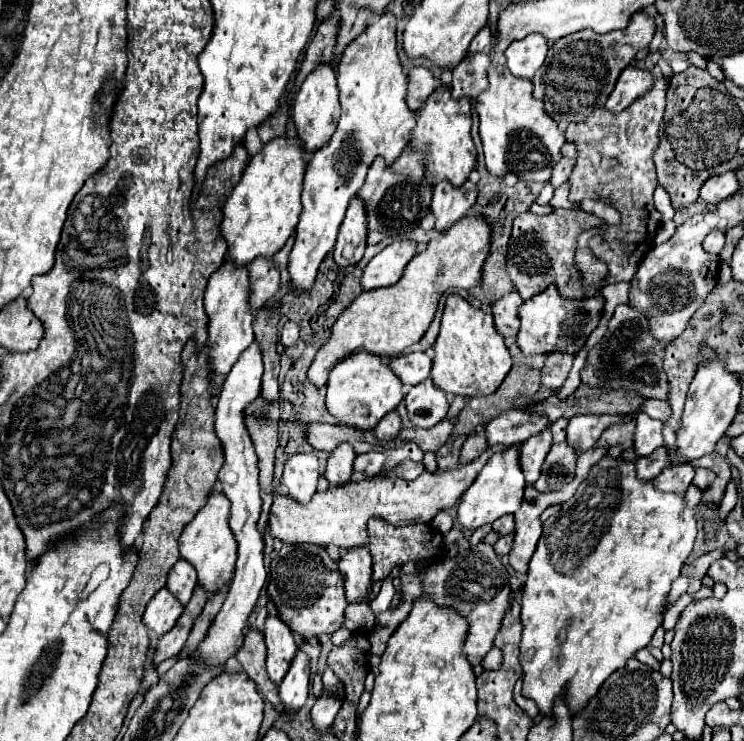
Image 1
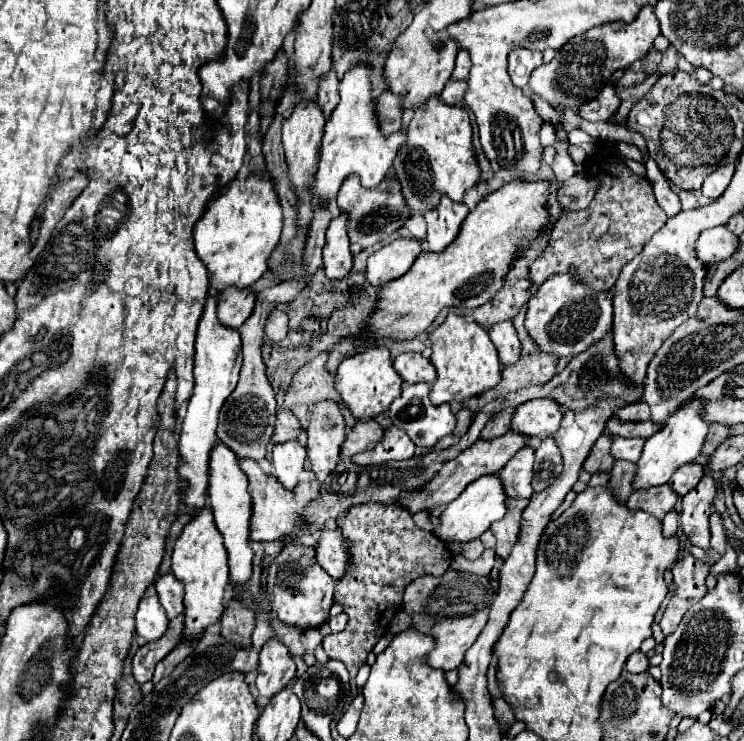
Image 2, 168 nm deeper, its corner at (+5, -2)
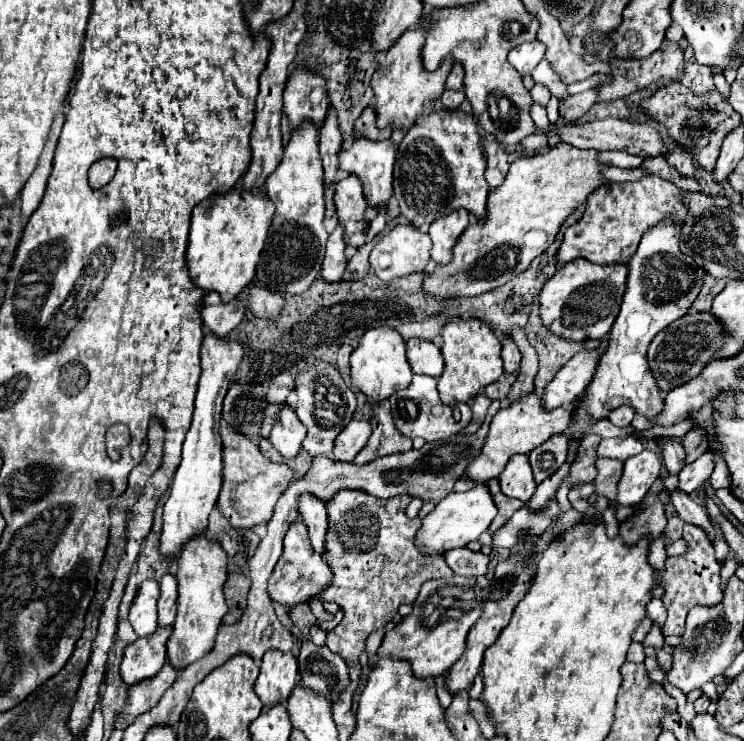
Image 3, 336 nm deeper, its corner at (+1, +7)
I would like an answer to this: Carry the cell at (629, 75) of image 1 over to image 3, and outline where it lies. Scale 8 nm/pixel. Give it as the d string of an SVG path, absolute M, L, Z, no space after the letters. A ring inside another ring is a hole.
M591 88L587 92L581 92L581 94L575 94L575 96L569 96L567 102L563 102L559 106L559 114L567 120L577 120L577 118L583 118L597 102L597 88Z

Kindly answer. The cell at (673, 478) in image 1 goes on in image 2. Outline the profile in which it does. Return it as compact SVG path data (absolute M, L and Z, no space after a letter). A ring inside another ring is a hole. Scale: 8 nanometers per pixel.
M659 485L659 487L651 487L647 491L633 491L629 495L625 507L631 511L639 511L639 509L647 511L661 521L675 507L675 503L677 503L675 493L671 493L667 485Z

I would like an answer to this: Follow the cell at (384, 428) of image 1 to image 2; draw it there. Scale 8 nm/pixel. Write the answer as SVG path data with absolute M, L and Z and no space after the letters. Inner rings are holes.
M371 419L371 421L357 421L357 425L351 429L347 439L341 445L343 457L353 457L361 451L371 451L383 435L383 429Z

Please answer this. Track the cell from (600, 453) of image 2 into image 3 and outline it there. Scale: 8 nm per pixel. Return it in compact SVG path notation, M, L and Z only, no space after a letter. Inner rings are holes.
M587 434L583 440L581 440L581 446L579 446L579 452L577 452L577 458L571 466L571 472L569 472L569 480L571 484L583 484L583 482L591 482L595 480L595 462L597 462L597 446L601 442L601 436L597 434Z

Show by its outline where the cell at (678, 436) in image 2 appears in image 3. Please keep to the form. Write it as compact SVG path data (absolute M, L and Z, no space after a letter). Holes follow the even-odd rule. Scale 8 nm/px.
M643 450L641 454L625 460L617 502L621 506L637 504L649 492L651 484L661 476L661 468L663 458L659 450Z

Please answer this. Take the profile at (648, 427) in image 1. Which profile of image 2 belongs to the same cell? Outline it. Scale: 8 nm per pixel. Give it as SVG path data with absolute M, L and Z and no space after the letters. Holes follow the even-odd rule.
M615 437L613 445L611 445L611 455L613 459L623 459L623 461L631 461L637 463L639 455L643 451L643 439L623 439L623 437Z

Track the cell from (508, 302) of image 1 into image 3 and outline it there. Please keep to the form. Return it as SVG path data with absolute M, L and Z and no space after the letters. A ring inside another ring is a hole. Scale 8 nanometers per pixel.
M505 336L503 338L503 352L501 352L501 358L505 362L505 372L515 372L519 368L519 362L521 362L521 354L519 354L519 348L515 346L515 342L511 342L511 336Z

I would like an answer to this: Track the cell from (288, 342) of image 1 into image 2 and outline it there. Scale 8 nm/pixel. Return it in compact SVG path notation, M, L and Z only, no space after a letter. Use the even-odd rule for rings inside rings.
M273 309L265 321L265 335L269 341L279 343L287 335L287 313Z

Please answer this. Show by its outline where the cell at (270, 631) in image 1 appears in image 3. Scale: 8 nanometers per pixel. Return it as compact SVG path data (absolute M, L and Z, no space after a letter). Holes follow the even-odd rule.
M267 650L255 682L255 692L263 704L285 702L297 686L297 678L297 658L291 652Z

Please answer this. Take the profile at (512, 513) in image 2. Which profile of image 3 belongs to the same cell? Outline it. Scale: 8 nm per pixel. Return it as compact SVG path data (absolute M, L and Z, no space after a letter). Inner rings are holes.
M493 478L489 484L489 490L491 490L491 496L499 508L499 514L495 516L493 524L491 524L491 532L495 534L495 530L499 530L499 526L503 526L503 522L507 522L507 518L511 518L511 514L515 514L515 510L523 508L523 504L515 498L507 498L503 492L501 492L501 486L499 486L499 480Z

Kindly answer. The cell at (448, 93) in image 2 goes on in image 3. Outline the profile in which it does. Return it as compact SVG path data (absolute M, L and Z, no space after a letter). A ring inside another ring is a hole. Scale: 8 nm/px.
M445 90L443 92L443 96L441 96L441 104L445 106L445 108L459 108L459 104L465 100L465 94L463 94L463 90Z

